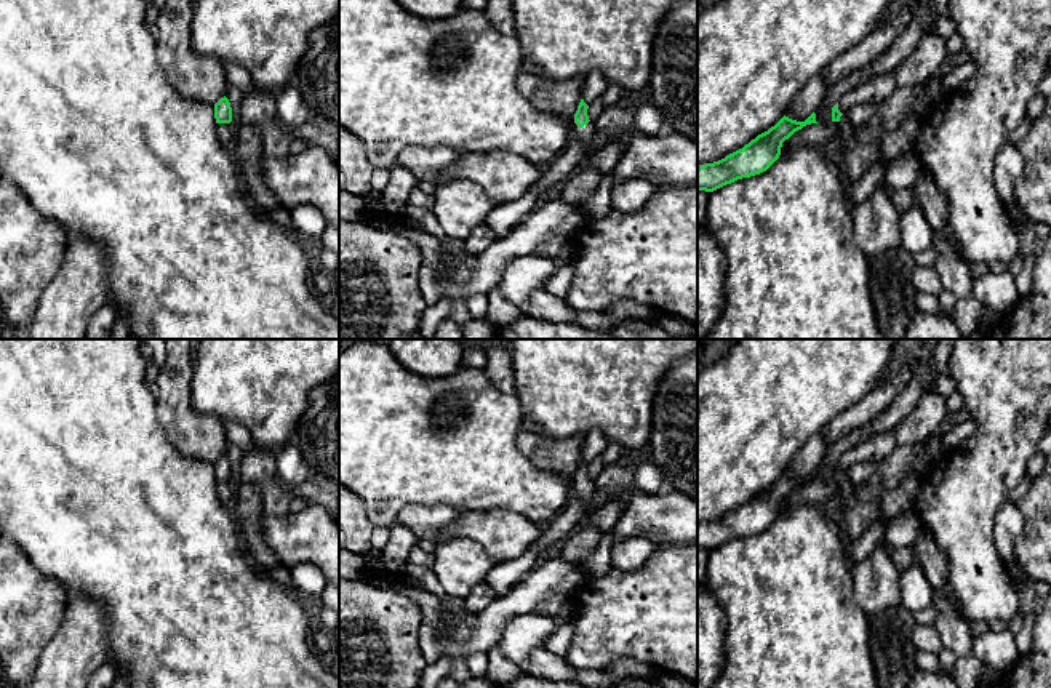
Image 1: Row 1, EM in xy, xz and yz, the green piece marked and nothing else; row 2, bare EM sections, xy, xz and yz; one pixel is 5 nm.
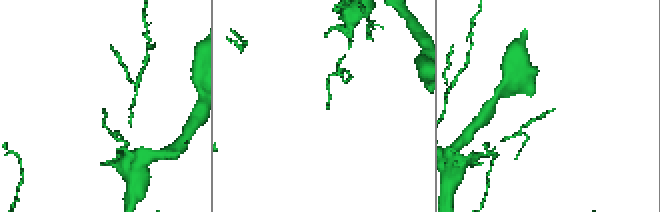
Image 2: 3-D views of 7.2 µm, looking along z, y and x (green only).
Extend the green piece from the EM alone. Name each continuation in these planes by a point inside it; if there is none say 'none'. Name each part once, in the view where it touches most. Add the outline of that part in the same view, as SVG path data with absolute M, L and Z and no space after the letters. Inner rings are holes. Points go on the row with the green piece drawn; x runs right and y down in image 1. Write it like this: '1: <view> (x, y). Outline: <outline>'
1: xz (583, 135). Outline: M589 122L582 128L579 128L576 123L573 123L571 138L582 142L582 144L589 144L593 133L595 133L595 123L593 122Z

